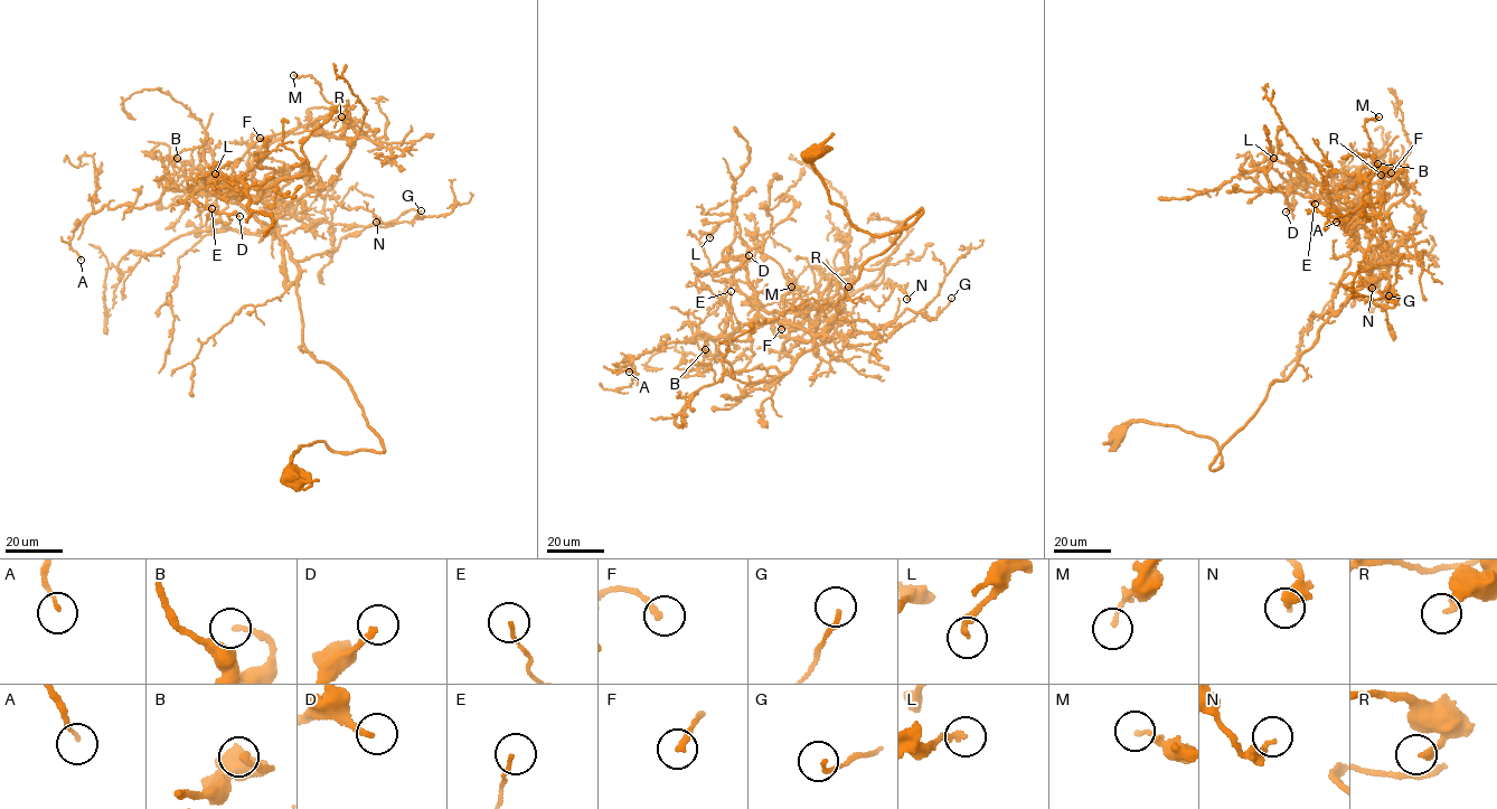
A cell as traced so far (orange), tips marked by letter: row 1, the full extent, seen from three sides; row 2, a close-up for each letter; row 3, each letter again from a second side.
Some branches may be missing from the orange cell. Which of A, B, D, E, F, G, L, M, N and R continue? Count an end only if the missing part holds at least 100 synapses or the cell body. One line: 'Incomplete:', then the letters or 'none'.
Incomplete: none

